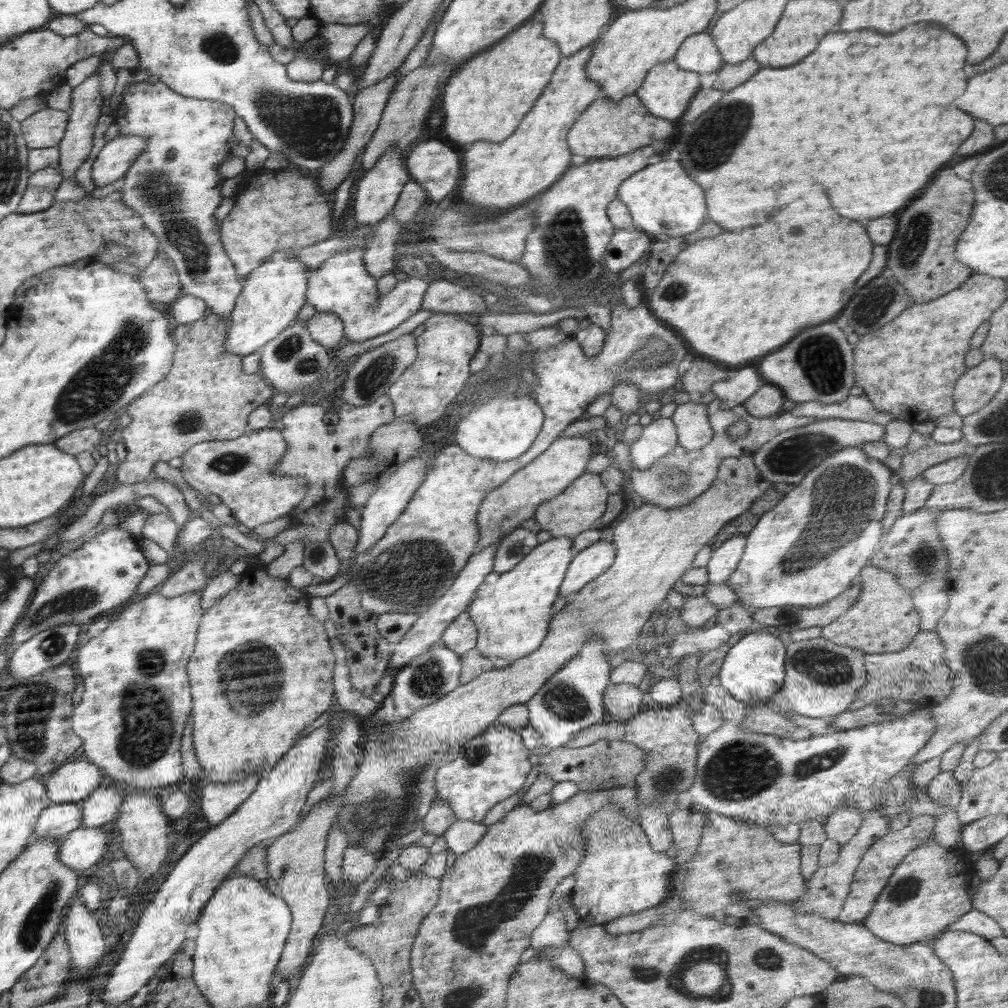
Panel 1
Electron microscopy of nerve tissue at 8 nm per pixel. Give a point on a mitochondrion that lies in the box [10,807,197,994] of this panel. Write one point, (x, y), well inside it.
(33, 928)

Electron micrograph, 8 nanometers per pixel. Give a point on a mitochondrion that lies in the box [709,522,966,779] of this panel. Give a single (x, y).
(827, 668)

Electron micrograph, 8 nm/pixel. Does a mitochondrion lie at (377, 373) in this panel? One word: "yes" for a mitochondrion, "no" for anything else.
yes

